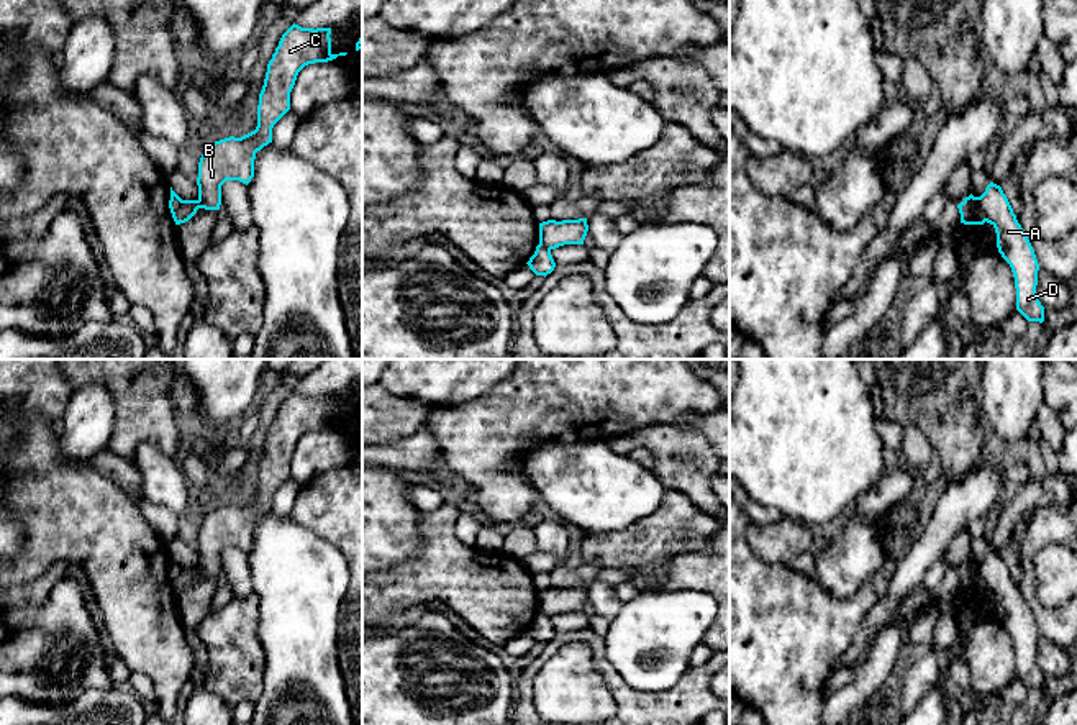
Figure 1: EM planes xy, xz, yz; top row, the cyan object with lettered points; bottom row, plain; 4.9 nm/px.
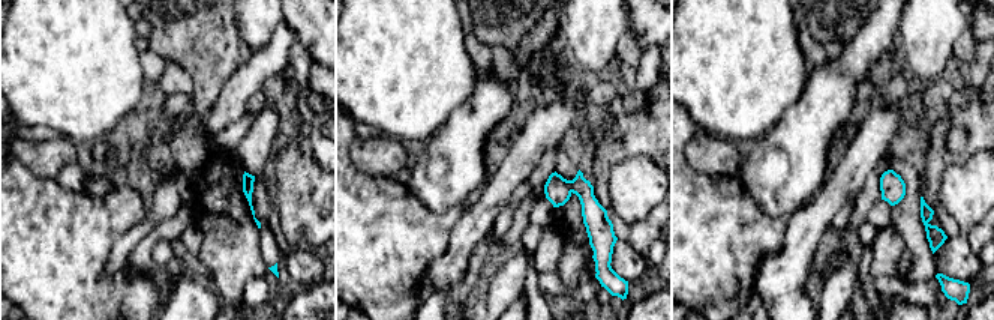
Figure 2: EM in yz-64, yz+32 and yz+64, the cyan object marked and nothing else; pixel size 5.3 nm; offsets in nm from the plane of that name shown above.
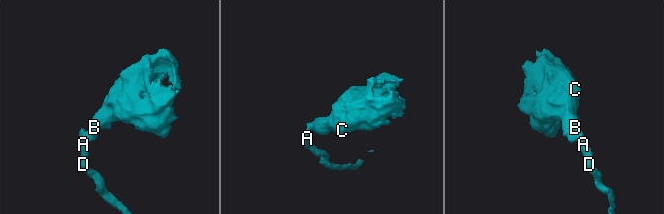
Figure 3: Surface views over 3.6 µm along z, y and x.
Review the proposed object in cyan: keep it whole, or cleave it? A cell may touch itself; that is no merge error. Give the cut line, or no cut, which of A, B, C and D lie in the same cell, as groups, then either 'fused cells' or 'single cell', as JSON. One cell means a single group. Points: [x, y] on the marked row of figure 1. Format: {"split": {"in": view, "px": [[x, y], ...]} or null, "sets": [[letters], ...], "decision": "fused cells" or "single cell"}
{"split": {"in": "yz", "px": [[976, 197], [987, 220]]}, "sets": [["A", "D"], ["B", "C"]], "decision": "fused cells"}

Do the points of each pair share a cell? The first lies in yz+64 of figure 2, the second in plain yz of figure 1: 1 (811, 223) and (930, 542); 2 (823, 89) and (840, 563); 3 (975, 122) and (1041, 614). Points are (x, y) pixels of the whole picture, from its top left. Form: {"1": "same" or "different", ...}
{"1": "same", "2": "same", "3": "same"}

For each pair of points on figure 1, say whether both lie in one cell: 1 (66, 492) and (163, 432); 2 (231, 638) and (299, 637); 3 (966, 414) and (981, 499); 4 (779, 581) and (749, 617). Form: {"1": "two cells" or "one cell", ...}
{"1": "two cells", "2": "two cells", "3": "two cells", "4": "one cell"}

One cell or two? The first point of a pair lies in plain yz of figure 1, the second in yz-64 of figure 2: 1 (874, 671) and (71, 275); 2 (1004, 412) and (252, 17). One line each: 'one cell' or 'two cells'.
1: two cells
2: one cell

